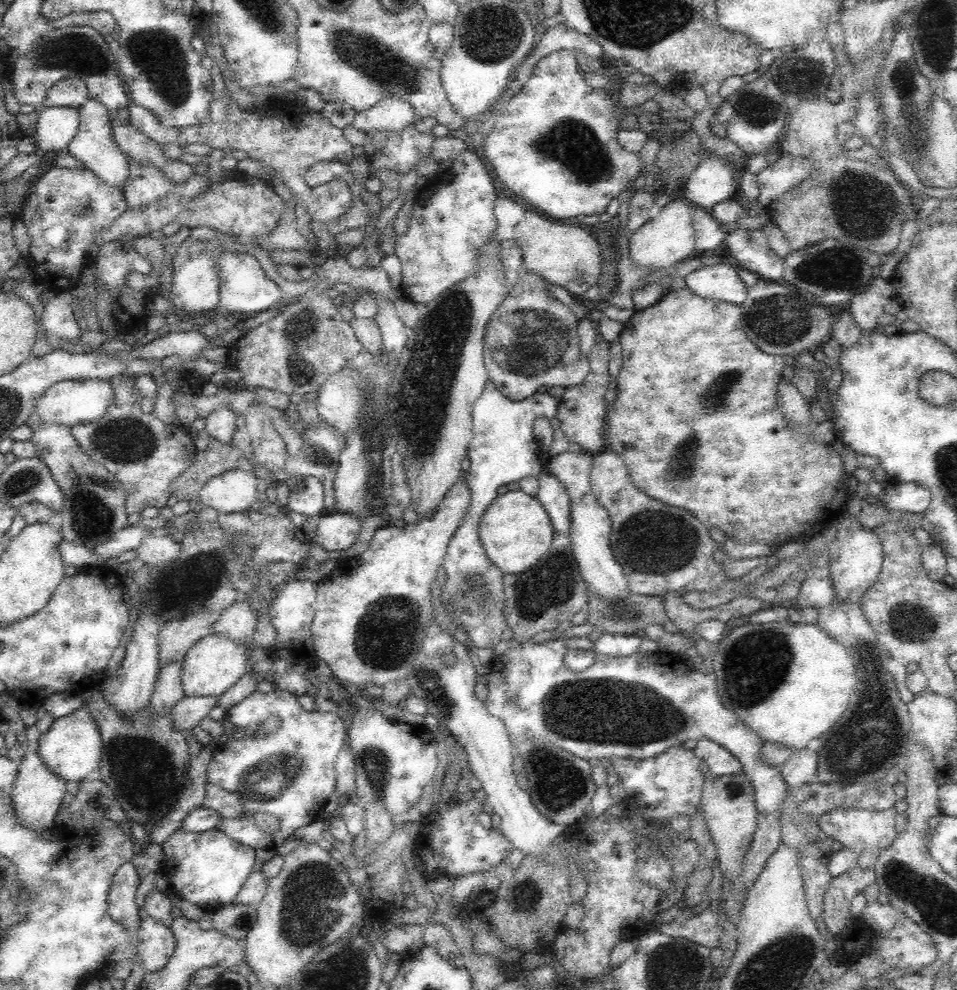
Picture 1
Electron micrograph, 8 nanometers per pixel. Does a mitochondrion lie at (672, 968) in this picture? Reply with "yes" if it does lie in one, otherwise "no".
yes

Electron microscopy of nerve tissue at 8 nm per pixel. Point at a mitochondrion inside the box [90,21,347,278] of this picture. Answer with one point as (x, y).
(157, 54)

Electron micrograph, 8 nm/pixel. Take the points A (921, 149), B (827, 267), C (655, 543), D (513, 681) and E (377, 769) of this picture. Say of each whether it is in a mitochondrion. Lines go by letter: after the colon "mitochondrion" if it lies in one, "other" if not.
A: mitochondrion
B: mitochondrion
C: mitochondrion
D: other
E: mitochondrion

